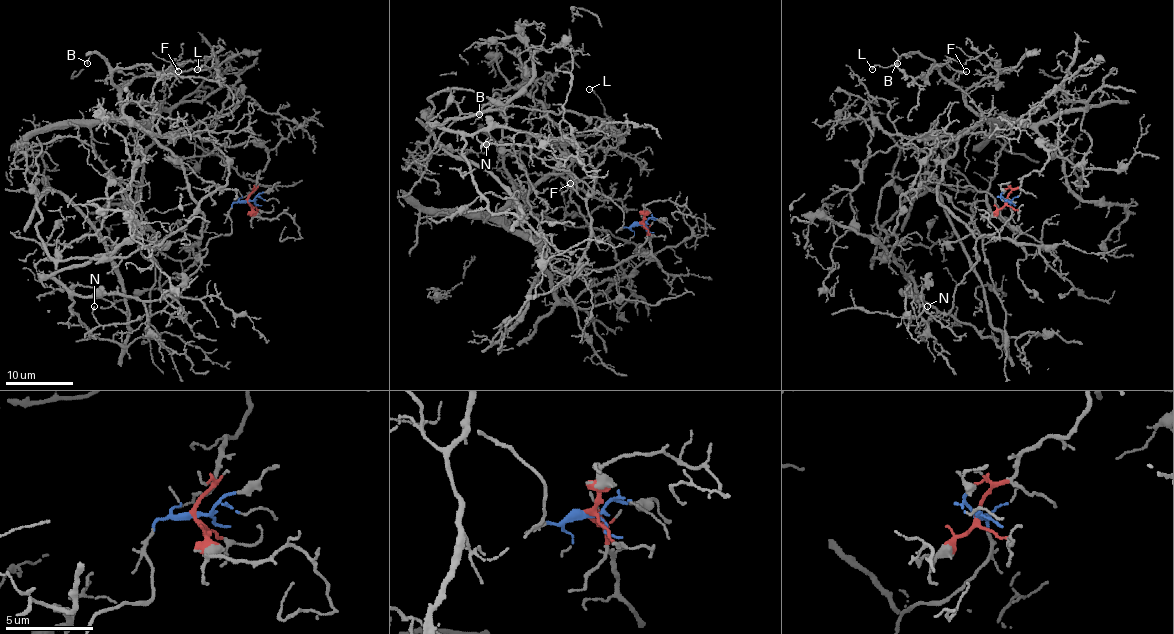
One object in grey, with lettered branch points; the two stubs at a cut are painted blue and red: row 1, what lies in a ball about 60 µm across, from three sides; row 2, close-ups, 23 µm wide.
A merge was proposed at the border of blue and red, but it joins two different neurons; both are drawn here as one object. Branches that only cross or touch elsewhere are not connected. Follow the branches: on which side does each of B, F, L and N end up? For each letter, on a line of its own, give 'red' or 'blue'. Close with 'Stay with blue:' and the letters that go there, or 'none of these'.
B: red
F: red
L: red
N: blue
Stay with blue: N

